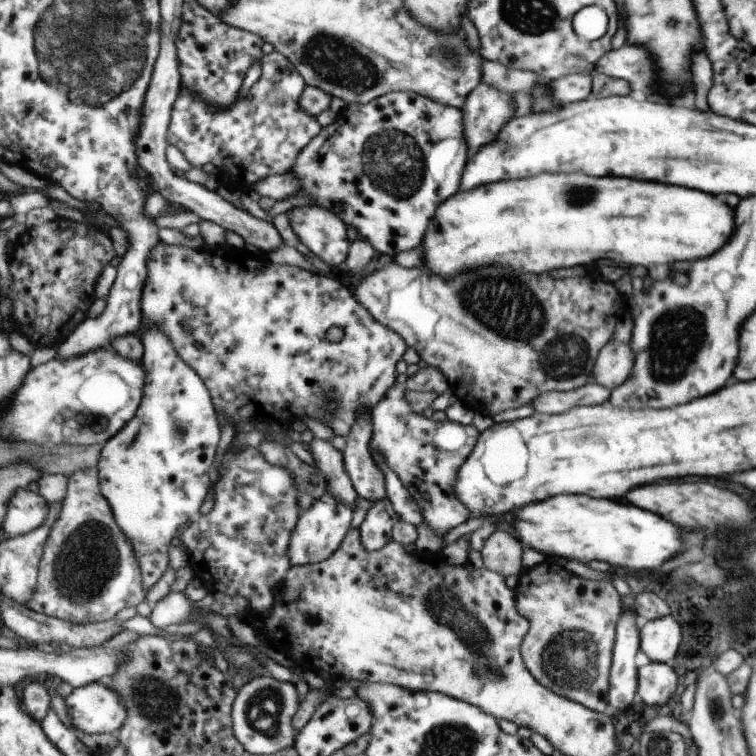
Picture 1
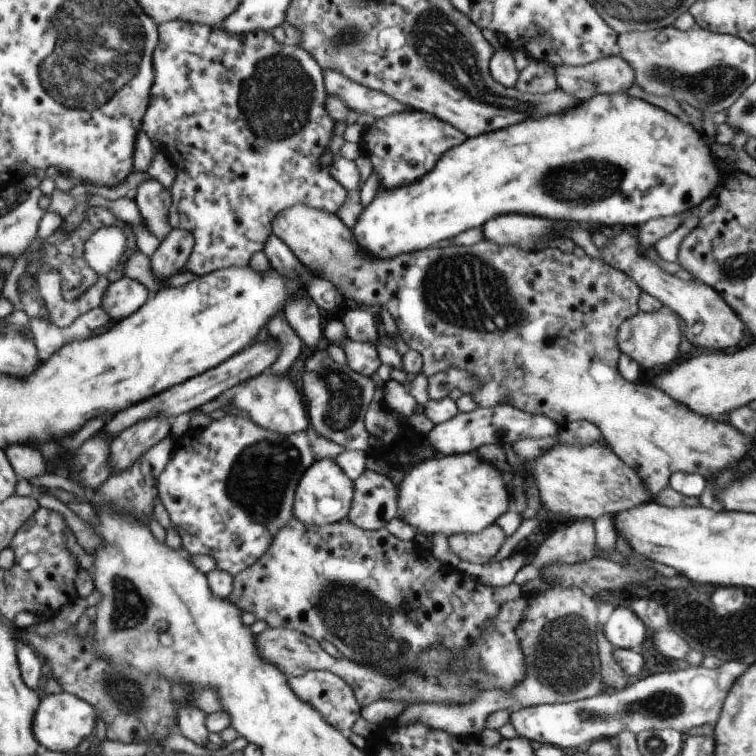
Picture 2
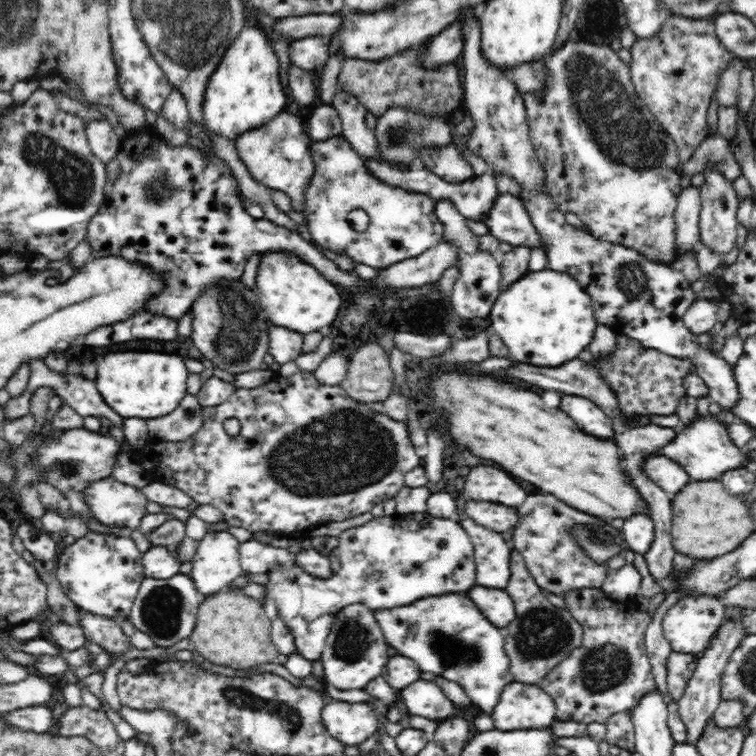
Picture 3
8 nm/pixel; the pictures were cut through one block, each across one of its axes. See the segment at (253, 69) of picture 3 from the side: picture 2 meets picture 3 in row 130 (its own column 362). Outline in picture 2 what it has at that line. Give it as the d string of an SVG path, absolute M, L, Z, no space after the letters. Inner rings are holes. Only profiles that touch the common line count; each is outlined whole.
M618 92L609 94L593 95L591 98L580 101L580 104L571 109L565 109L563 113L548 114L544 117L529 119L508 126L505 129L494 130L479 137L467 137L460 145L454 146L439 158L433 168L423 177L412 183L397 187L396 189L379 190L372 198L368 206L362 209L355 226L351 228L357 245L362 248L365 255L388 259L397 257L400 254L413 253L421 249L429 248L429 244L435 244L439 240L451 240L456 234L467 229L480 227L485 221L500 214L521 213L548 218L554 221L567 221L583 228L597 226L598 230L614 231L622 229L624 226L638 227L649 219L679 215L685 210L691 210L697 206L703 198L709 196L709 192L723 180L721 173L729 176L725 169L719 170L715 166L713 172L713 156L707 148L705 138L686 122L681 122L676 116L664 111L661 107L653 106L647 101L633 98L633 95Z

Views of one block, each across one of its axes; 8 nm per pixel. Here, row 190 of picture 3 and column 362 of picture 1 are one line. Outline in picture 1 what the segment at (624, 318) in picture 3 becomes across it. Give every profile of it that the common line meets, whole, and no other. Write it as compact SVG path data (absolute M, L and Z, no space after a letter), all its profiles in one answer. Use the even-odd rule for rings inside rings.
M389 499L373 502L357 530L360 533L360 543L366 551L376 551L392 540L393 525L399 520Z

